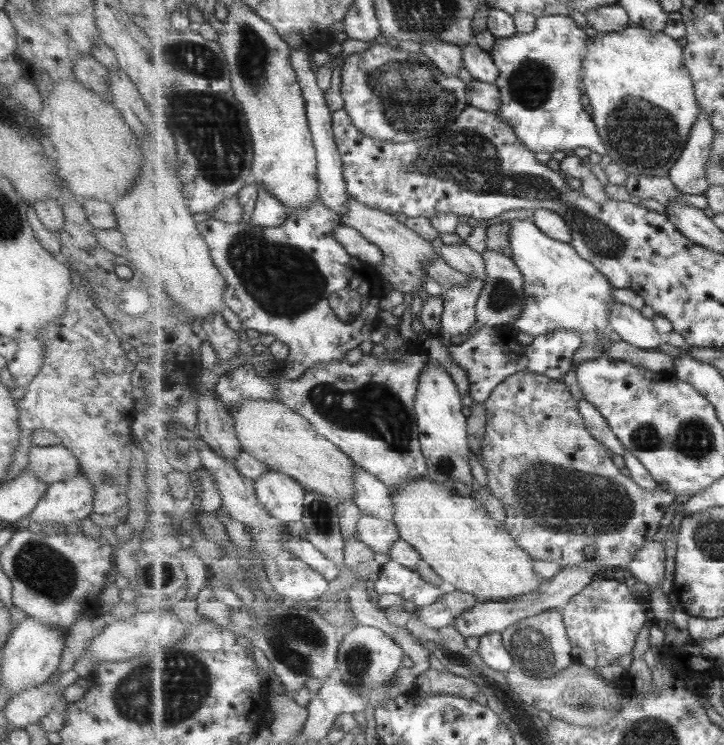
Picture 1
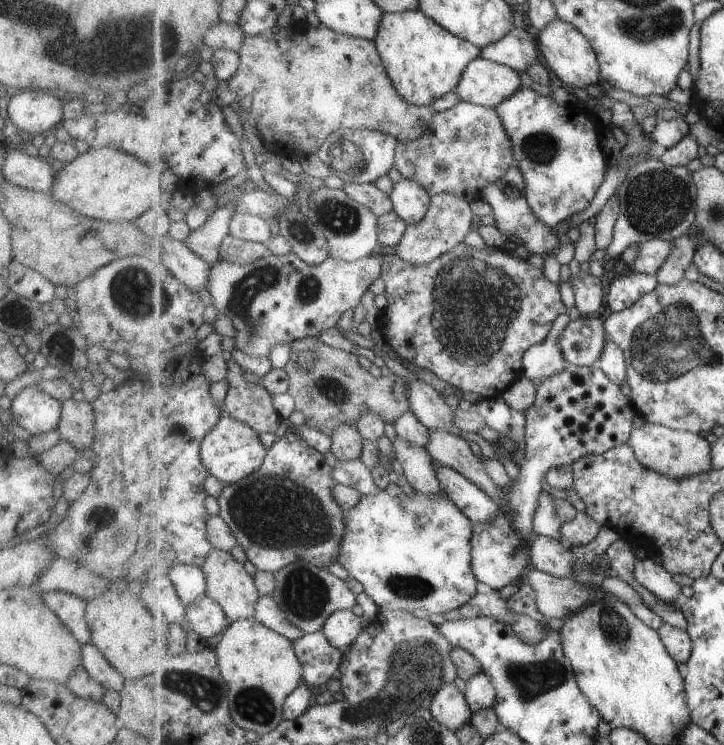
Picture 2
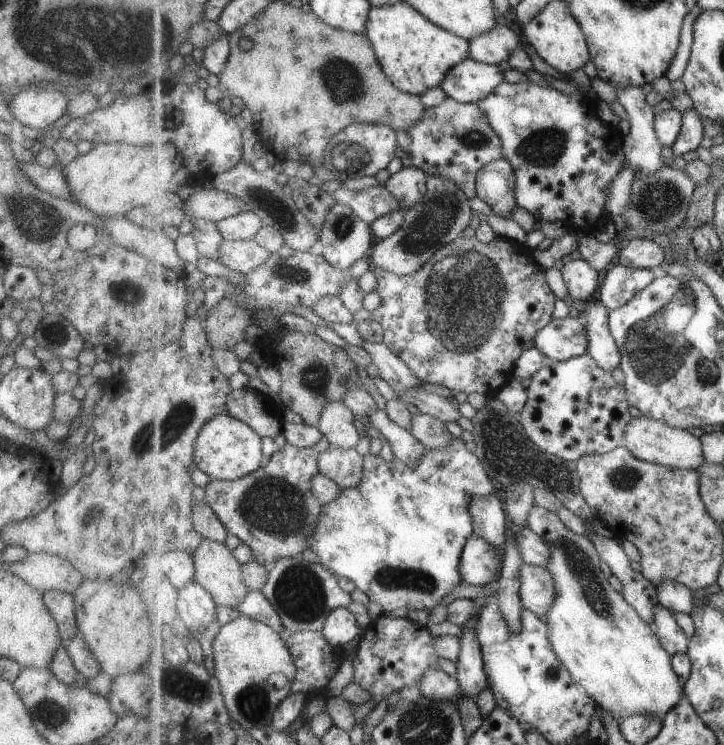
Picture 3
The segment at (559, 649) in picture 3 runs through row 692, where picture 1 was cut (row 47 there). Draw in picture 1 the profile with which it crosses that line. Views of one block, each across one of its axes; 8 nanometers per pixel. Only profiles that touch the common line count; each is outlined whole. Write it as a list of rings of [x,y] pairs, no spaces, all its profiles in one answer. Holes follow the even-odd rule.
[[[631,25],[619,32],[599,32],[590,38],[584,68],[585,92],[590,99],[592,118],[608,147],[610,158],[629,174],[669,177],[688,145],[701,113],[692,74],[685,66],[684,47],[667,34]]]

